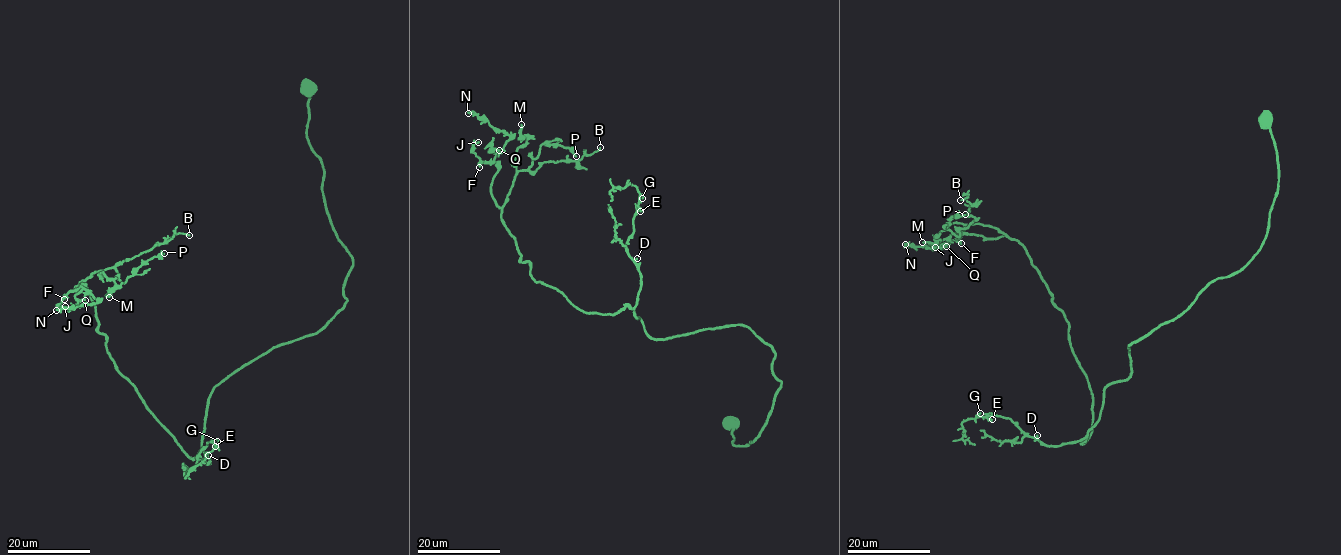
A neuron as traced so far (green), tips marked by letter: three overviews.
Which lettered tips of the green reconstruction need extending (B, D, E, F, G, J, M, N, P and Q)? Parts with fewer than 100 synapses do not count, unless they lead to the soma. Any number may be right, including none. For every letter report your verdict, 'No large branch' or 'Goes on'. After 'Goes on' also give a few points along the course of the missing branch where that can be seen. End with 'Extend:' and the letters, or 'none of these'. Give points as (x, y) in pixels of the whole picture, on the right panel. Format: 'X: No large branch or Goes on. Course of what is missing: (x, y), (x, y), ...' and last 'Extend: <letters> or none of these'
B: No large branch
D: No large branch
E: No large branch
F: No large branch
G: No large branch
J: No large branch
M: No large branch
N: No large branch
P: No large branch
Q: No large branch
Extend: none of these

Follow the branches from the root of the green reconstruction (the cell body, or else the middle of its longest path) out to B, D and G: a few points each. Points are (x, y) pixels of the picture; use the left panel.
B: (308, 88), (307, 140), (352, 259), (347, 300), (216, 385), (194, 458), (118, 371), (84, 284), (189, 235)
D: (308, 88), (307, 140), (352, 259), (347, 300), (318, 332), (216, 385), (208, 455)
G: (308, 88), (307, 140), (352, 259), (347, 300), (216, 385), (210, 463), (197, 458), (217, 441)

